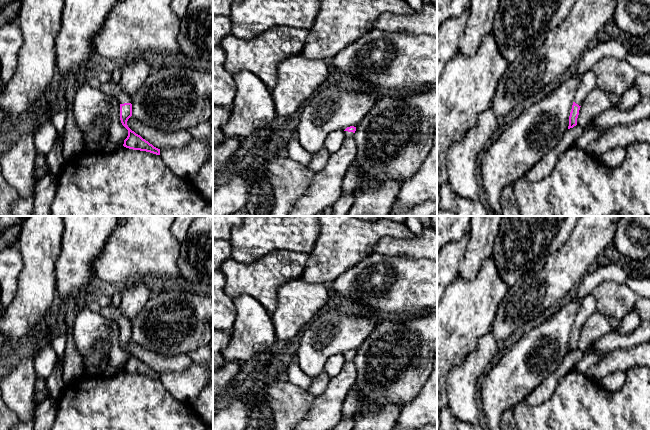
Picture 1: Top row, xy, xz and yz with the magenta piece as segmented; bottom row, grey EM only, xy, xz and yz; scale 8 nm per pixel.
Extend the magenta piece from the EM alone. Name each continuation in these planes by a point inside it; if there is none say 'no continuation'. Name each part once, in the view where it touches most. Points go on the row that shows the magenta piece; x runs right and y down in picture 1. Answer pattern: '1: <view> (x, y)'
1: xy (113, 88)

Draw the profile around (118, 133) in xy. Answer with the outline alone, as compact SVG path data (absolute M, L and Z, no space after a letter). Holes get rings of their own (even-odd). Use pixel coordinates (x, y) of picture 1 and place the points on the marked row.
M108 98L111 106L111 125L108 133L108 143L103 149L104 152L112 152L123 146L124 140L128 136L128 130L122 125L120 120L120 102L116 98Z

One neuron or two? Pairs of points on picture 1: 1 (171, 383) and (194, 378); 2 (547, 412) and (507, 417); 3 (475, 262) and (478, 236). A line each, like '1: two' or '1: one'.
1: one
2: two
3: one

